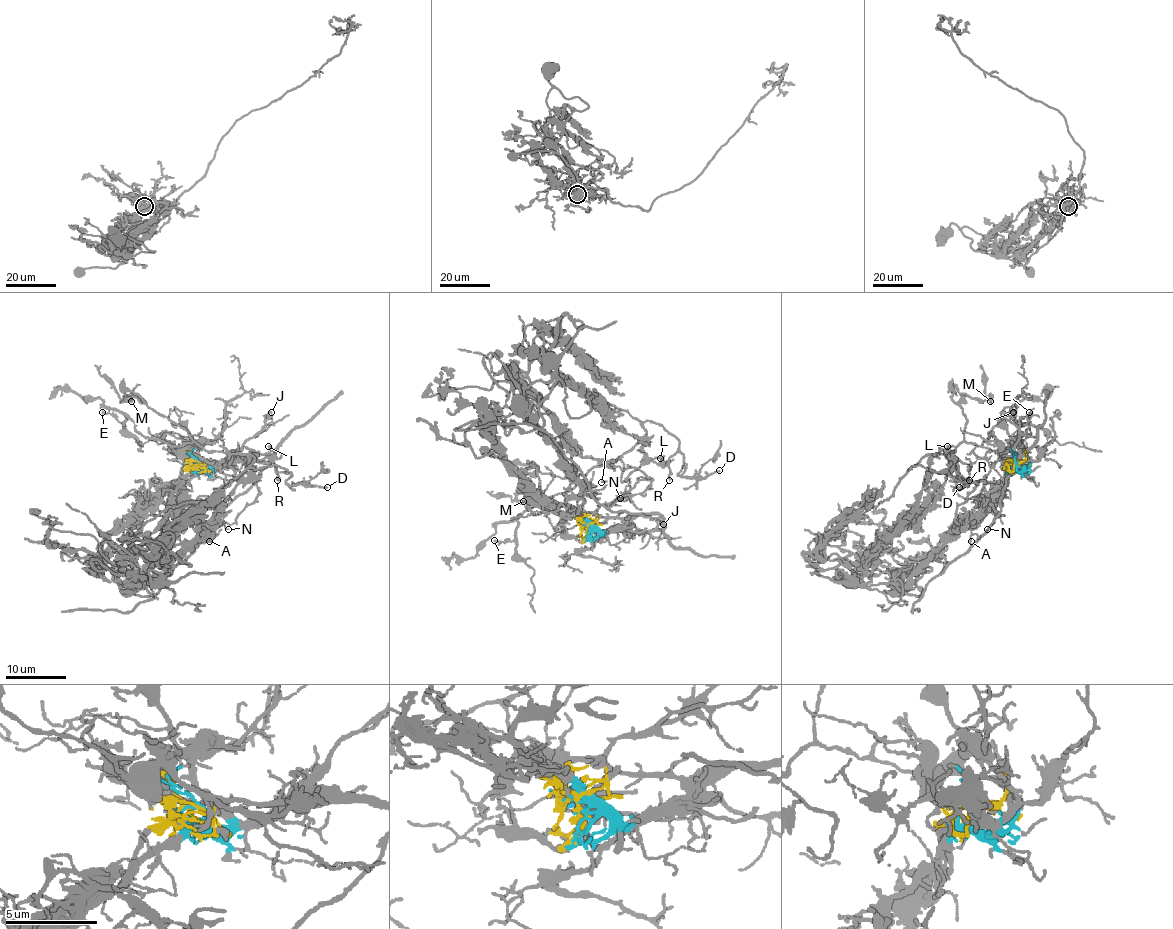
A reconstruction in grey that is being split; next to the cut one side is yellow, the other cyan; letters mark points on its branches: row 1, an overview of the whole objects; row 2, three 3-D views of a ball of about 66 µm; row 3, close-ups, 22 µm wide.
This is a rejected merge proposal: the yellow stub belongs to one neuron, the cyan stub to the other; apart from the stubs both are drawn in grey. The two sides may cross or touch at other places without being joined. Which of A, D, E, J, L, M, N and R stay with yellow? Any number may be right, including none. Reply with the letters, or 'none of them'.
D, E, L, M, R

